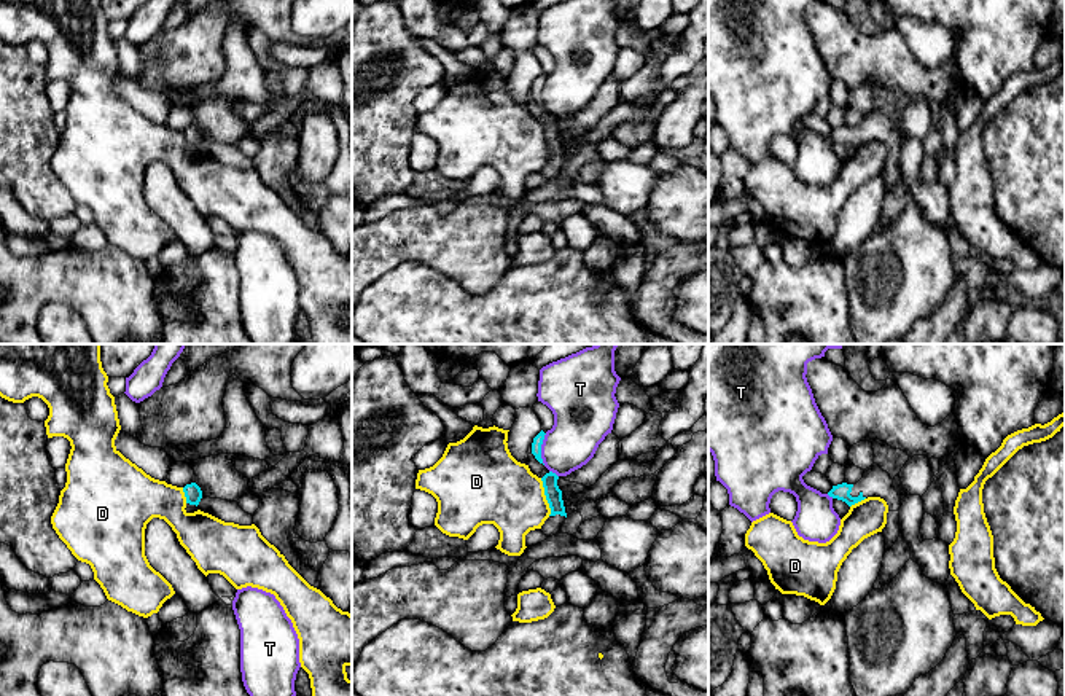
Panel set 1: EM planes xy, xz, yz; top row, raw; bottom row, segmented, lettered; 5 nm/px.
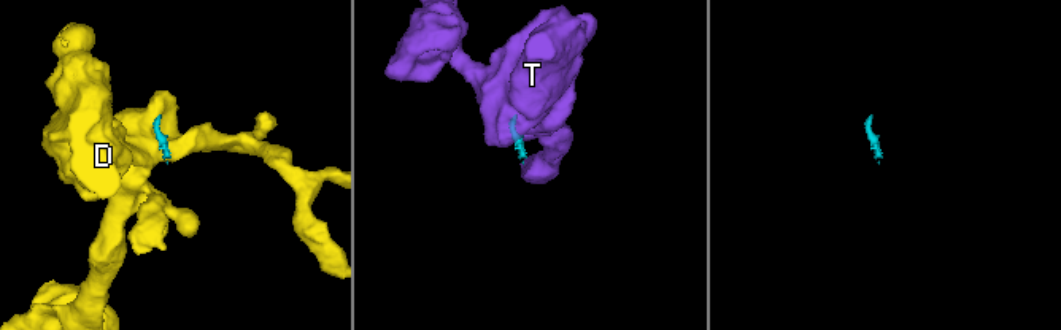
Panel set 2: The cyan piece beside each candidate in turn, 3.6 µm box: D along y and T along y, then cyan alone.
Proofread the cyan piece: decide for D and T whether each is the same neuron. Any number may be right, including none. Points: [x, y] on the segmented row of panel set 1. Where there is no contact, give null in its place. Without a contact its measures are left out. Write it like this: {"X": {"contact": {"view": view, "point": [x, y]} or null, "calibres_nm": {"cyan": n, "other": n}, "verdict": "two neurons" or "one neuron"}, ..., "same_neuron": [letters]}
{"D": {"contact": {"view": "xz", "point": [546, 497]}, "calibres_nm": {"cyan": 80, "other": 340}, "verdict": "two neurons"}, "T": {"contact": {"view": "xz", "point": [540, 449]}, "calibres_nm": {"cyan": 50, "other": 280}, "verdict": "two neurons"}, "same_neuron": []}

